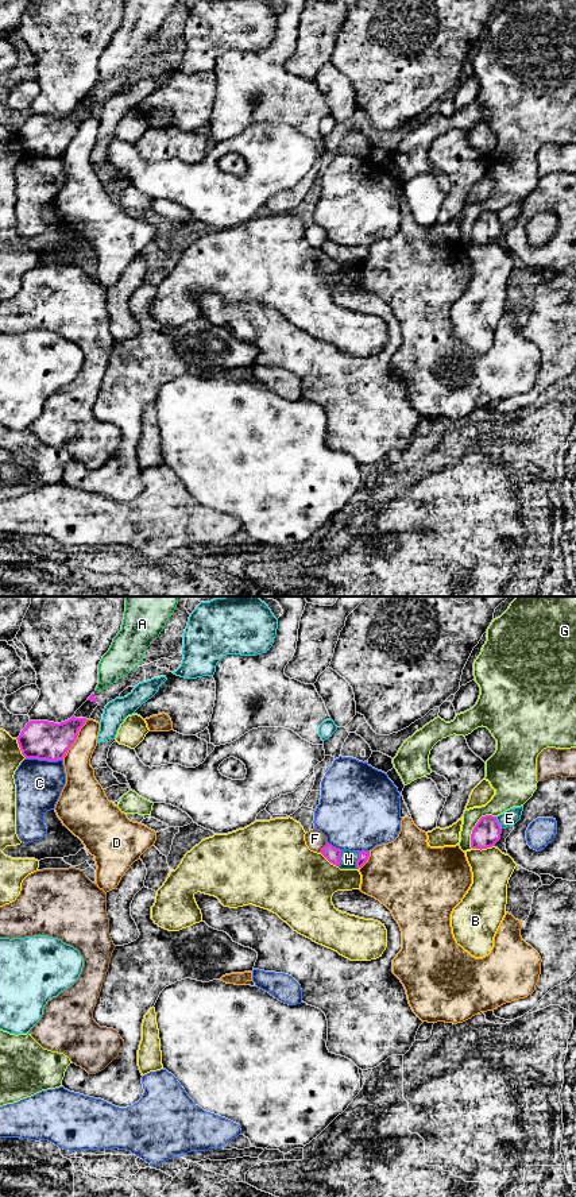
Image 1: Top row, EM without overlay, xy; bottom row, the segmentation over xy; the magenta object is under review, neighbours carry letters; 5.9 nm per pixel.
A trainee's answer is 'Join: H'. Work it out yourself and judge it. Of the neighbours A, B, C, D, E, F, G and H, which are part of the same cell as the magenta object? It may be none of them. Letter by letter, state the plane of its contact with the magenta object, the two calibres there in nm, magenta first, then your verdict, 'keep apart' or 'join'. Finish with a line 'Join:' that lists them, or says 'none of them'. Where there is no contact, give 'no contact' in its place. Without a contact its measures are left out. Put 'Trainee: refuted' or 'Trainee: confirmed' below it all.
A: meets magenta in xy; 20 nm thick on the magenta side, 240 nm on the other; keep apart
B: meets magenta in xy; 160 nm thick on the magenta side, 240 nm on the other; keep apart
C: meets magenta in xy; 240 nm thick on the magenta side, 280 nm on the other; keep apart
D: meets magenta in xy; 240 nm thick on the magenta side, 180 nm on the other; keep apart
E: meets magenta in xy; 160 nm thick on the magenta side, 100 nm on the other; keep apart
F: meets magenta in xy; 90 nm thick on the magenta side, 110 nm on the other; keep apart
G: meets magenta in xy; 160 nm thick on the magenta side, 140 nm on the other; keep apart
H: meets magenta in xy; 60 nm thick on the magenta side, 100 nm on the other; join
Join: H
Trainee: confirmed

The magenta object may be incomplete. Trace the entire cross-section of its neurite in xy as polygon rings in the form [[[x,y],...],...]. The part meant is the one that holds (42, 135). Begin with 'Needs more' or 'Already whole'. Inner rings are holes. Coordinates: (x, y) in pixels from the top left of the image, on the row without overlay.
Already whole. [[[74,111],[61,119],[30,116],[16,134],[22,150],[26,154],[63,155],[86,116]]]

